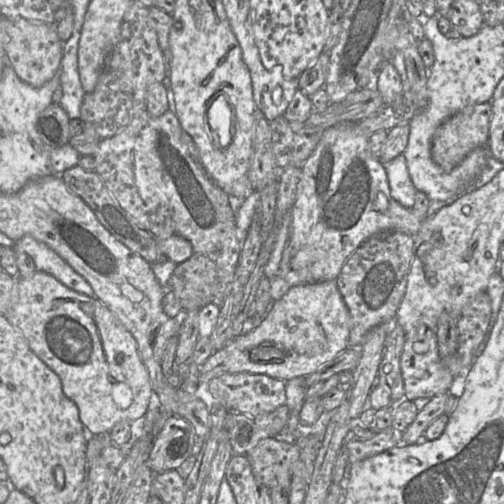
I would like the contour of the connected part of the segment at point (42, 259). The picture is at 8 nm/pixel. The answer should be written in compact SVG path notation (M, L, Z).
M25 235L15 242L14 249L28 254L33 259L37 271L53 275L63 285L78 293L95 297L90 284L45 243Z

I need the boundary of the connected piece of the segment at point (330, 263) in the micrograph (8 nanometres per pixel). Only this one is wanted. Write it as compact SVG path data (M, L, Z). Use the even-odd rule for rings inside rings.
M339 123L325 129L315 150L303 163L302 174L298 183L296 199L291 209L291 224L289 232L289 245L292 248L290 269L294 270L302 281L315 283L320 281L336 280L342 266L351 254L369 237L379 232L395 230L415 236L421 228L423 218L418 216L412 209L405 208L394 200L390 194L390 187L385 169L385 164L380 159L374 159L368 150L368 137L362 133L357 123Z

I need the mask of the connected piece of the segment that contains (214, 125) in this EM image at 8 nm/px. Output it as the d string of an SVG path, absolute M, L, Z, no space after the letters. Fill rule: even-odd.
M224 94L213 99L206 111L206 119L212 141L217 139L221 147L227 147L232 139L233 110ZM215 134L218 134L218 137Z

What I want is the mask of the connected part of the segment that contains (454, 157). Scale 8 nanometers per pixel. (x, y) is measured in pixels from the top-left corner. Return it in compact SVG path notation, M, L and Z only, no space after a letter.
M491 102L477 103L468 106L449 117L437 128L433 135L431 146L433 161L444 171L451 171L459 165L472 150L477 147L487 147L491 118Z

